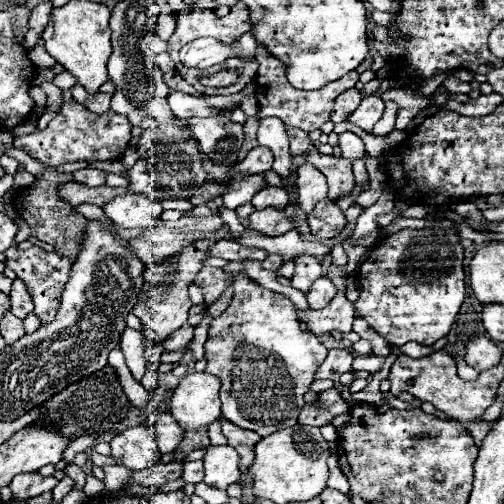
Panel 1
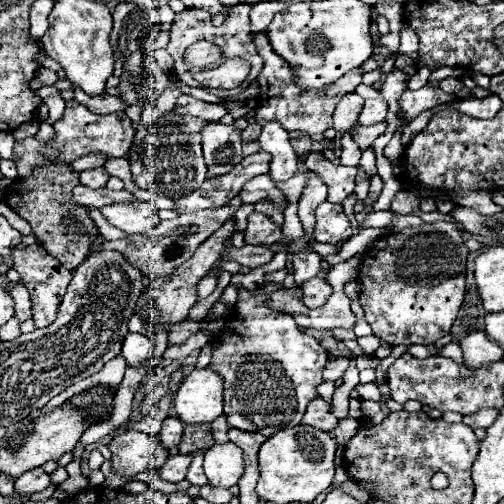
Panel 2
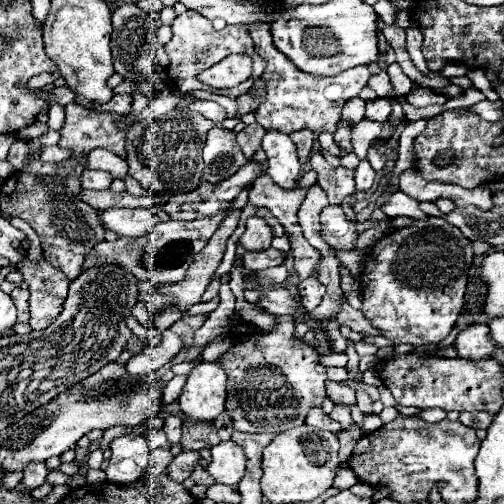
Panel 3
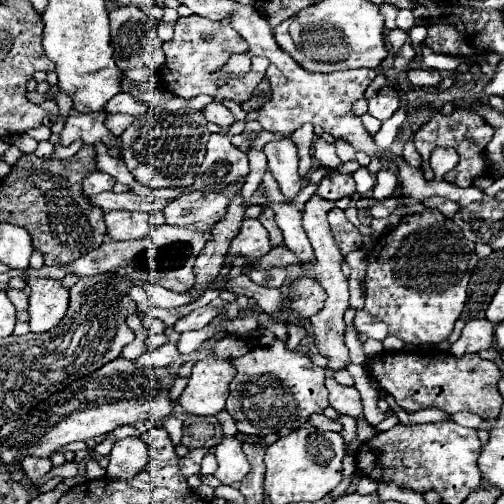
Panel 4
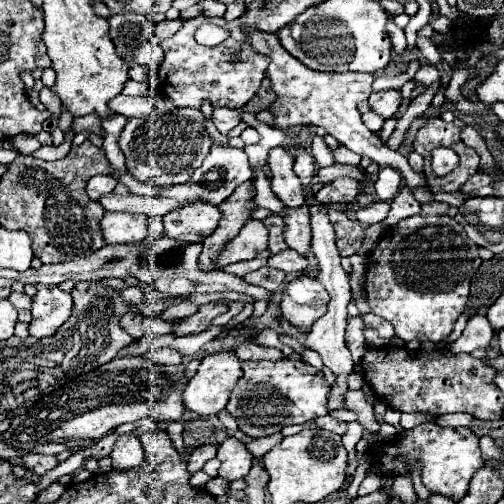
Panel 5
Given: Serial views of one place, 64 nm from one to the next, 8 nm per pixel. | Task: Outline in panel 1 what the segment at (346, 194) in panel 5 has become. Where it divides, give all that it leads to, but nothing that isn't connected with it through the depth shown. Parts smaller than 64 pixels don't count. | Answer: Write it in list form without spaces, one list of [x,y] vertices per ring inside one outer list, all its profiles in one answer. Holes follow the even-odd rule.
[[[318,150],[308,152],[306,160],[312,162],[328,180],[328,198],[338,200],[340,196],[346,196],[354,188],[354,174],[352,164],[344,156],[328,156],[320,154]]]

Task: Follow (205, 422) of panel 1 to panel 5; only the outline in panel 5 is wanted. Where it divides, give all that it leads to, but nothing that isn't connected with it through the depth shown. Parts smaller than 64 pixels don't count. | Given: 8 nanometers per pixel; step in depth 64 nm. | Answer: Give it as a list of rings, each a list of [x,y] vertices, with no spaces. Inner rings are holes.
[[[216,352],[202,358],[196,376],[188,382],[182,398],[184,406],[198,416],[218,414],[226,408],[232,388],[242,376],[234,352]]]

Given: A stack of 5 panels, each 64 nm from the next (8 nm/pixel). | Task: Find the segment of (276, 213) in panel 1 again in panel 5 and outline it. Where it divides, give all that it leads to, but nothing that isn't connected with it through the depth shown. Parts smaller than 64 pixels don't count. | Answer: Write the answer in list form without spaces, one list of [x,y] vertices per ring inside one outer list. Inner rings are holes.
[[[250,218],[246,222],[246,226],[242,226],[238,236],[232,238],[228,242],[228,246],[220,252],[218,266],[222,268],[222,266],[232,264],[232,262],[256,258],[264,250],[268,250],[268,228],[264,226],[262,220],[252,220]]]

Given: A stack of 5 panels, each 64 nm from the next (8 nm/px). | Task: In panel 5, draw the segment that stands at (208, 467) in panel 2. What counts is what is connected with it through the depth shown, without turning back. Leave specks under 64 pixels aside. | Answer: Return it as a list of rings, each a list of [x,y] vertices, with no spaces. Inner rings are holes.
[[[226,438],[218,446],[216,458],[222,462],[222,466],[218,470],[218,476],[222,476],[228,482],[244,478],[250,472],[250,466],[252,466],[252,454],[236,438]]]

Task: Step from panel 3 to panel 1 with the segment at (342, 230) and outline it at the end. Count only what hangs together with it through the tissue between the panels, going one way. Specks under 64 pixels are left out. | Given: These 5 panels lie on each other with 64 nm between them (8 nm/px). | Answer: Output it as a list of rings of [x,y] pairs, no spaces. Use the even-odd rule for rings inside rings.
[[[326,198],[320,204],[316,204],[316,208],[308,214],[308,224],[316,238],[326,240],[326,238],[334,238],[346,226],[346,220],[344,220],[344,212]]]

